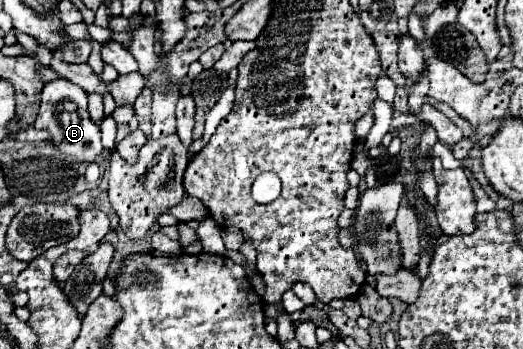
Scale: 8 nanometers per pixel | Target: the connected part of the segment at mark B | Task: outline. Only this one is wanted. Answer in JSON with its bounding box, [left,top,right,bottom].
[35,78,101,162]

